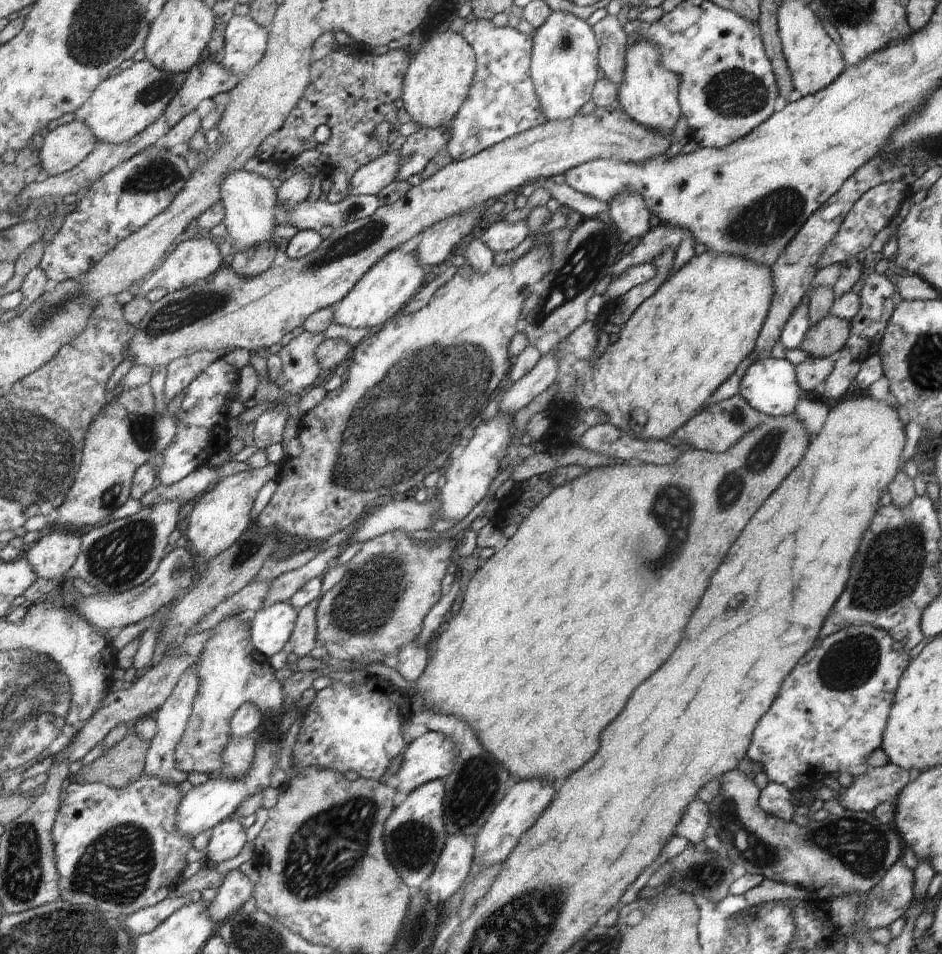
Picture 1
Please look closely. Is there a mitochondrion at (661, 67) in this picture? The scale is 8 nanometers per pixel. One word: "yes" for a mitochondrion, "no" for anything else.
no

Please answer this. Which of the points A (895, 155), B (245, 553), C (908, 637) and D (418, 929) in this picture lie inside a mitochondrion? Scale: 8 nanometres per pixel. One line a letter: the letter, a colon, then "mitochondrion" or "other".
A: other
B: mitochondrion
C: other
D: mitochondrion

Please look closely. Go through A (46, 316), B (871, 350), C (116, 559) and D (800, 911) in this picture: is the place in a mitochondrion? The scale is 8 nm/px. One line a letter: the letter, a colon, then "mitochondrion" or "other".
A: mitochondrion
B: other
C: mitochondrion
D: other

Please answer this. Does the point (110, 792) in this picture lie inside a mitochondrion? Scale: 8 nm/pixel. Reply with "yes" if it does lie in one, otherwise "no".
no

